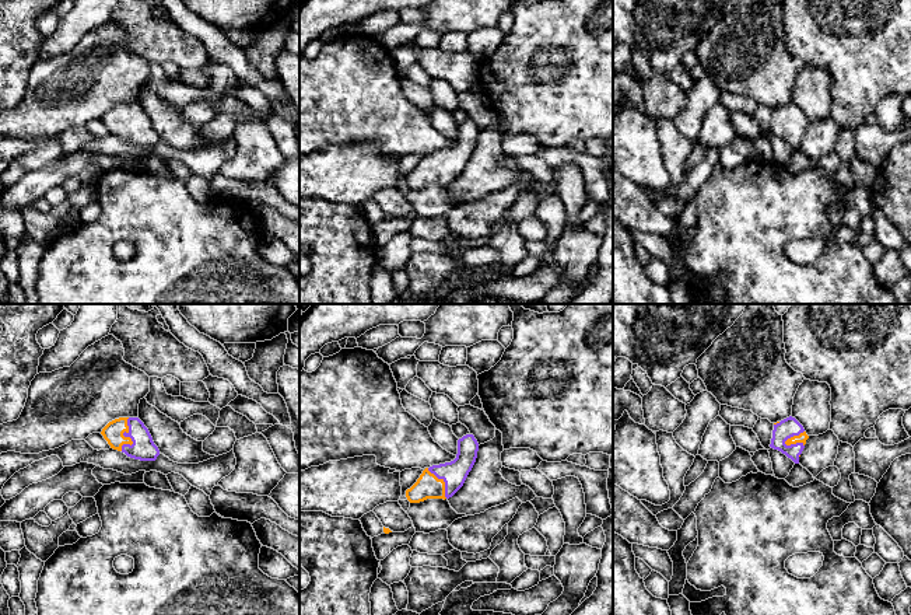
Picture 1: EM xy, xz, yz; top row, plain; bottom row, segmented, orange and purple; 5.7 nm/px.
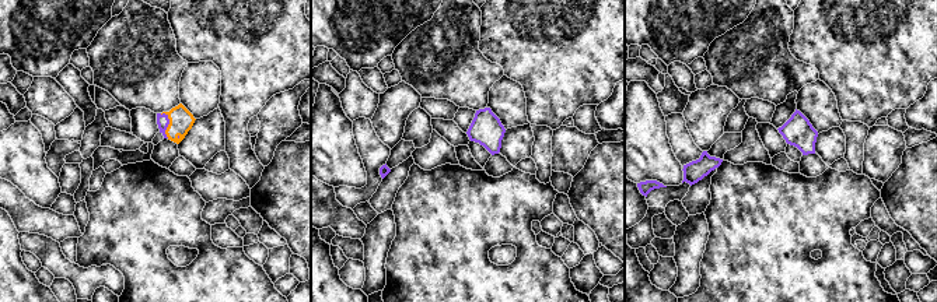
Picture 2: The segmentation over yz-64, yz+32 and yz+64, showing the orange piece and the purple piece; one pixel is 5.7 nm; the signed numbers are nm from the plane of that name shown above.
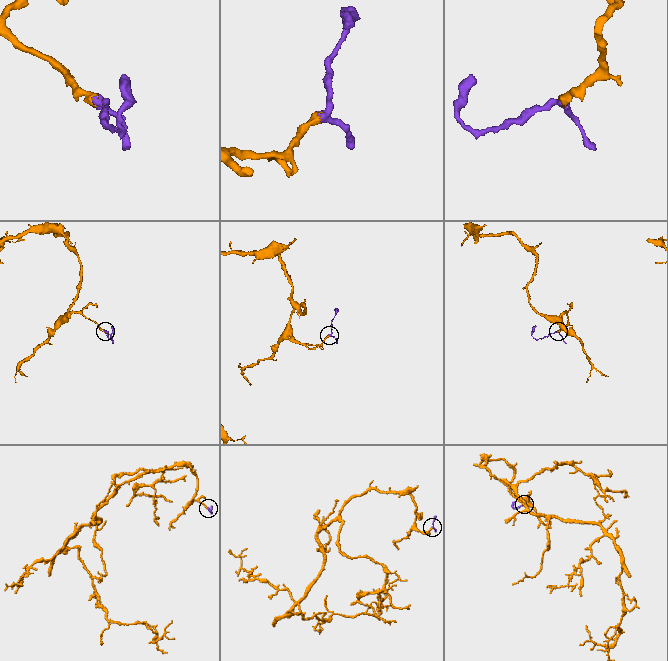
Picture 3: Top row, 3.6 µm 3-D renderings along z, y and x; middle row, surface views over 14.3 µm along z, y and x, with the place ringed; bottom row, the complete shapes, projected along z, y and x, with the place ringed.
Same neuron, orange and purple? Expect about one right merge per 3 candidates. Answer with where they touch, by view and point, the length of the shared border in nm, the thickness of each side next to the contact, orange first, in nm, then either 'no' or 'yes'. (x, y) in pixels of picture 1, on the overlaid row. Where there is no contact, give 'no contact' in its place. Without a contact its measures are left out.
meets orange in xy at (128, 437); contact 200 nm long; 110 nm thick on the orange side, 140 nm on the other; yes

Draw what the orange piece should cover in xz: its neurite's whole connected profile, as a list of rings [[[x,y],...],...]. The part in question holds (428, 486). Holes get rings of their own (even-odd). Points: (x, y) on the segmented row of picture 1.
[[[473,434],[458,440],[458,454],[451,462],[425,468],[417,482],[406,490],[410,503],[420,503],[427,499],[449,499],[465,483],[472,471],[479,451],[479,443]]]

